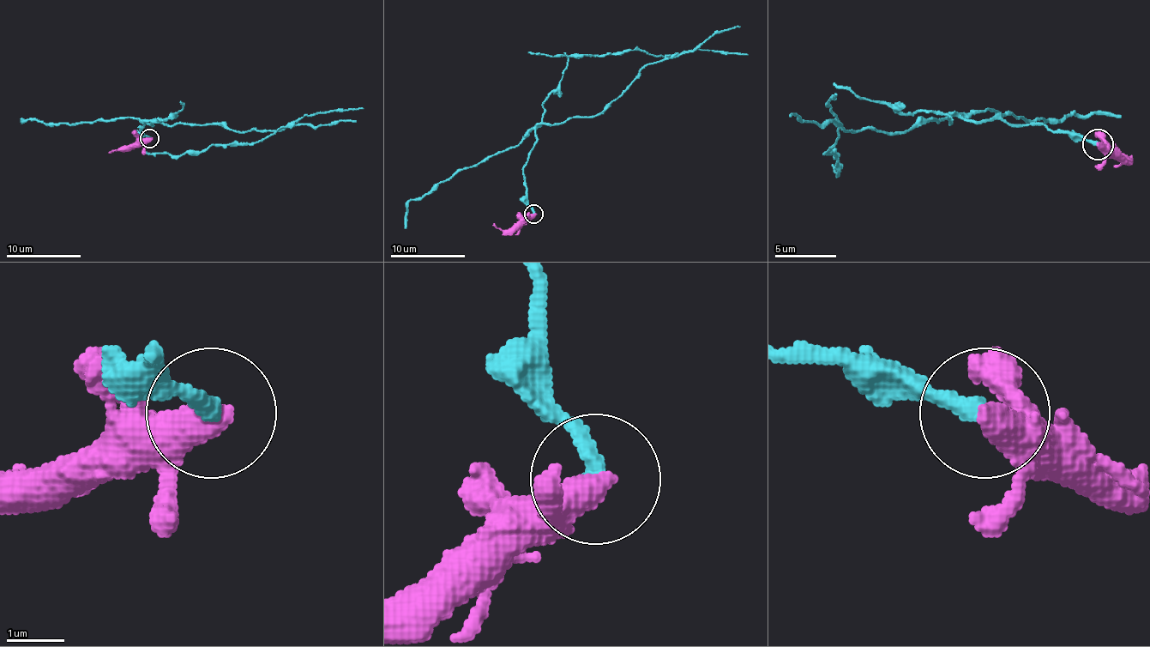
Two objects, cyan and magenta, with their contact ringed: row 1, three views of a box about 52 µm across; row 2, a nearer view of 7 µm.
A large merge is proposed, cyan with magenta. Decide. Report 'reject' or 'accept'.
reject

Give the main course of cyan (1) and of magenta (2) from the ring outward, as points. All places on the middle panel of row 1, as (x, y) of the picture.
1: (533, 214), (524, 165), (537, 127), (600, 114), (646, 65), (665, 57), (635, 51), (565, 56), (527, 52)
2: (533, 214), (522, 217), (507, 230), (499, 230), (494, 223)

